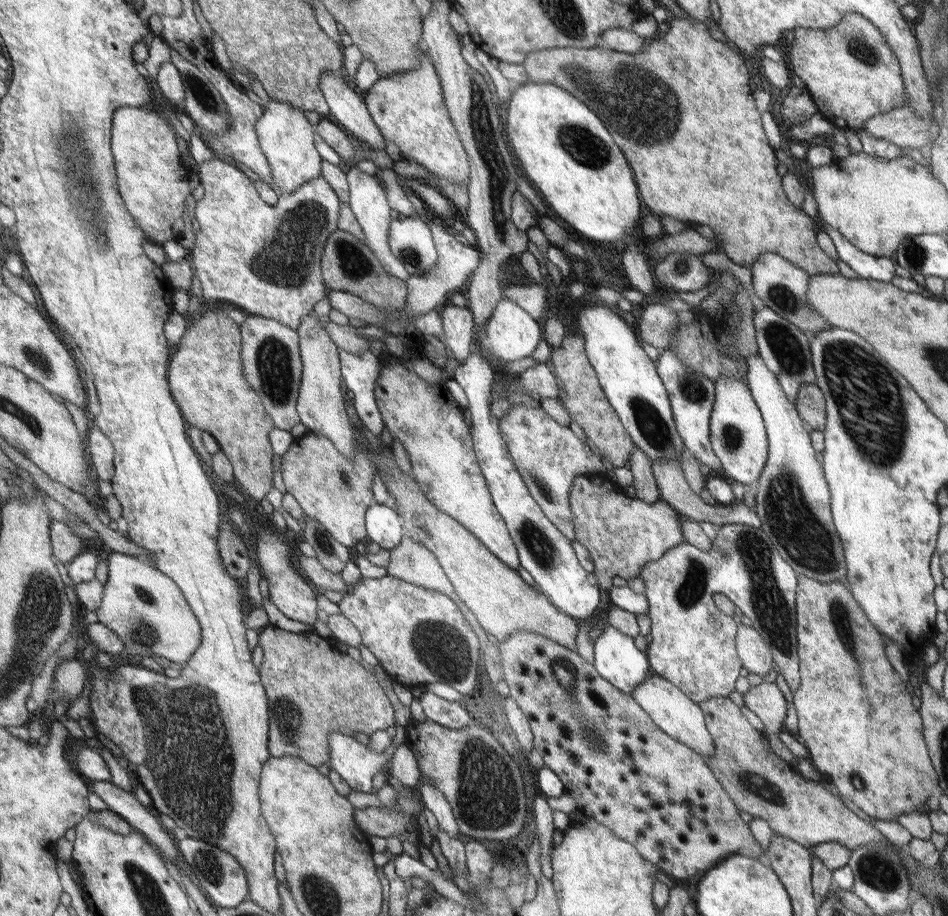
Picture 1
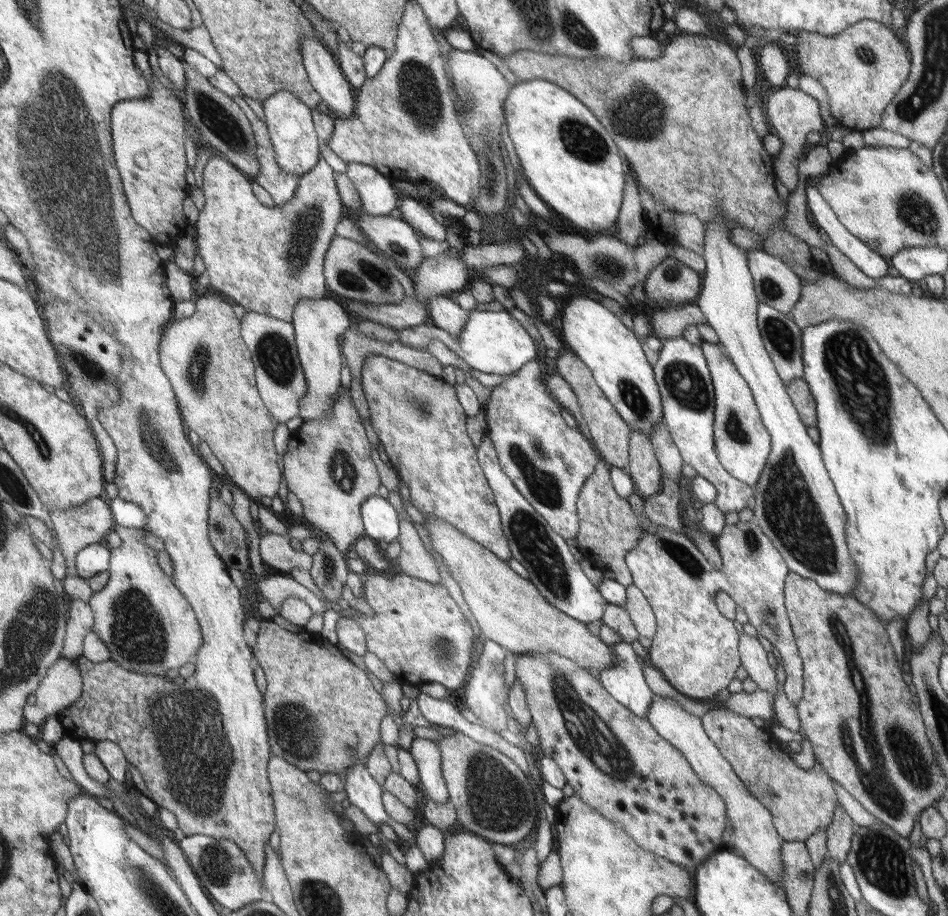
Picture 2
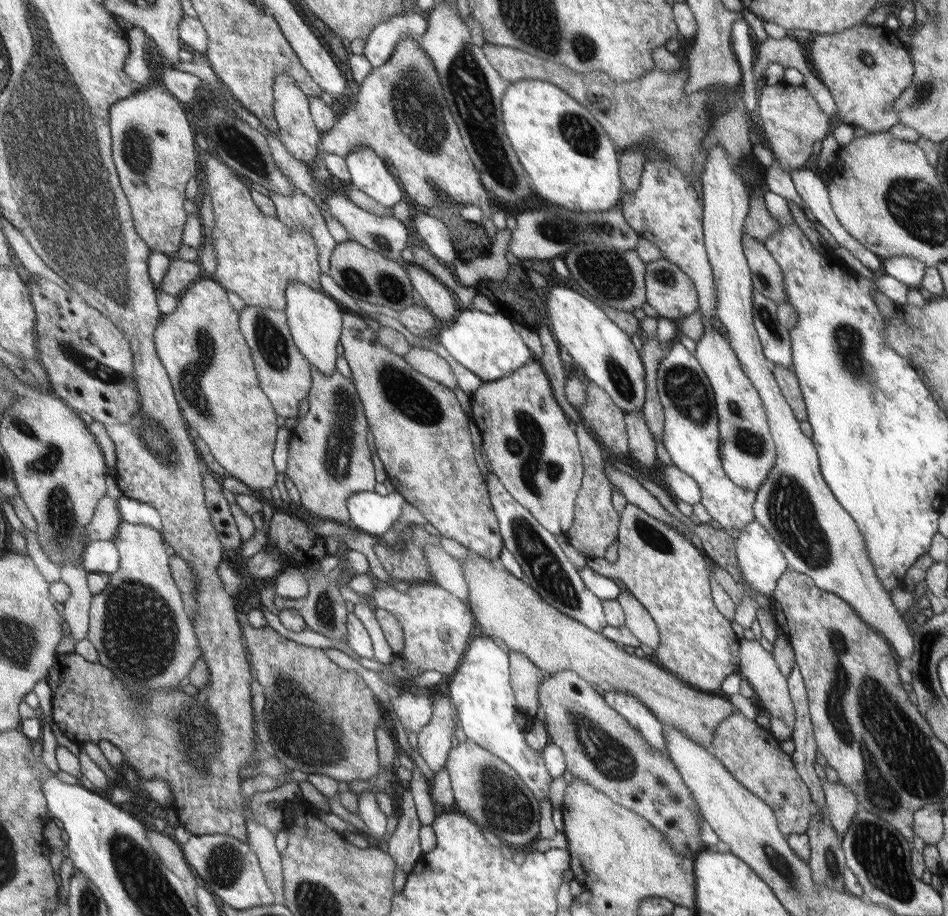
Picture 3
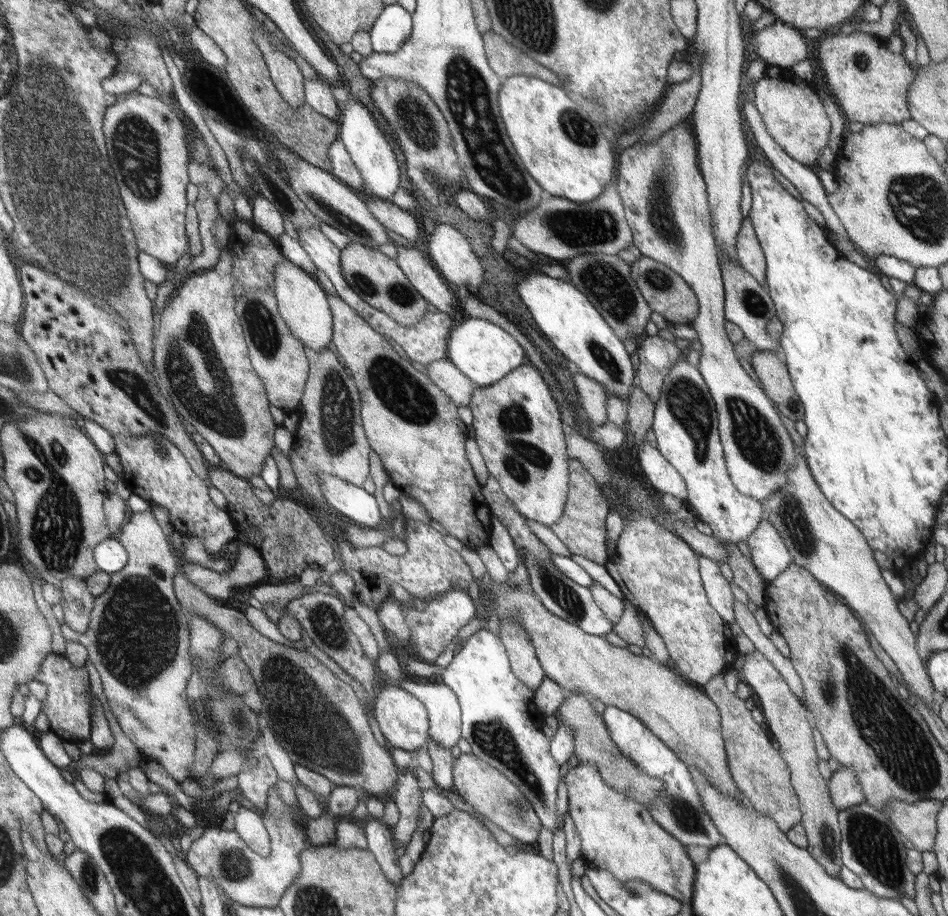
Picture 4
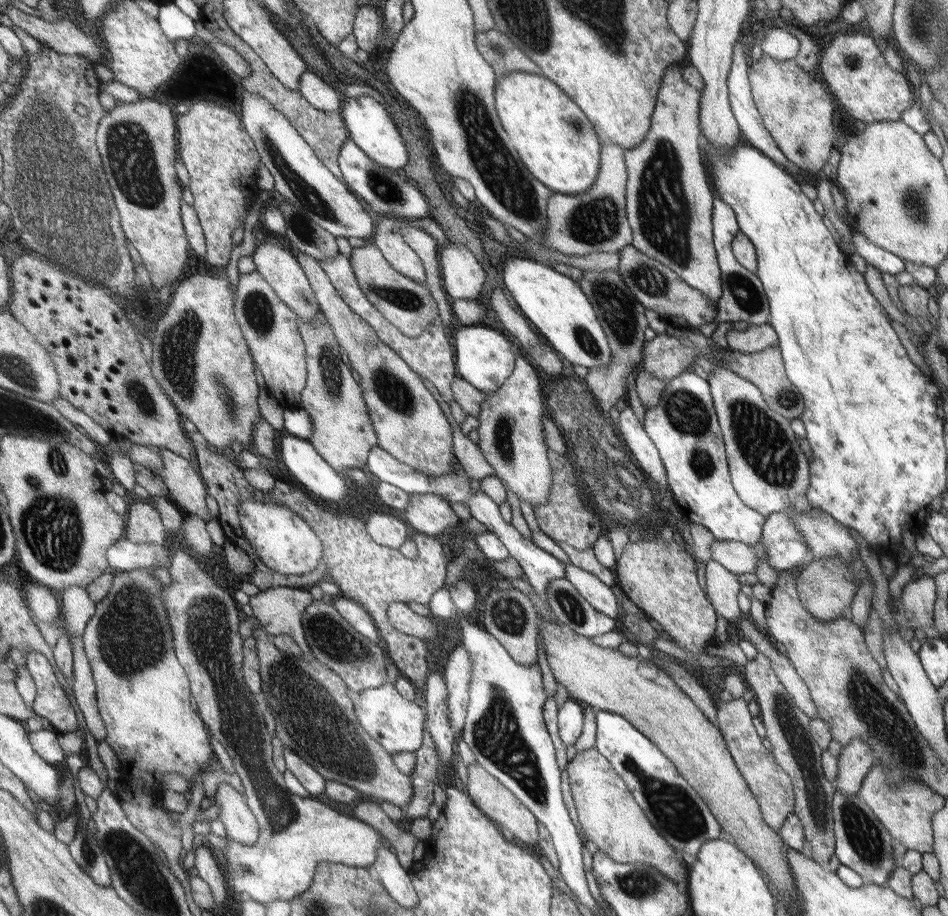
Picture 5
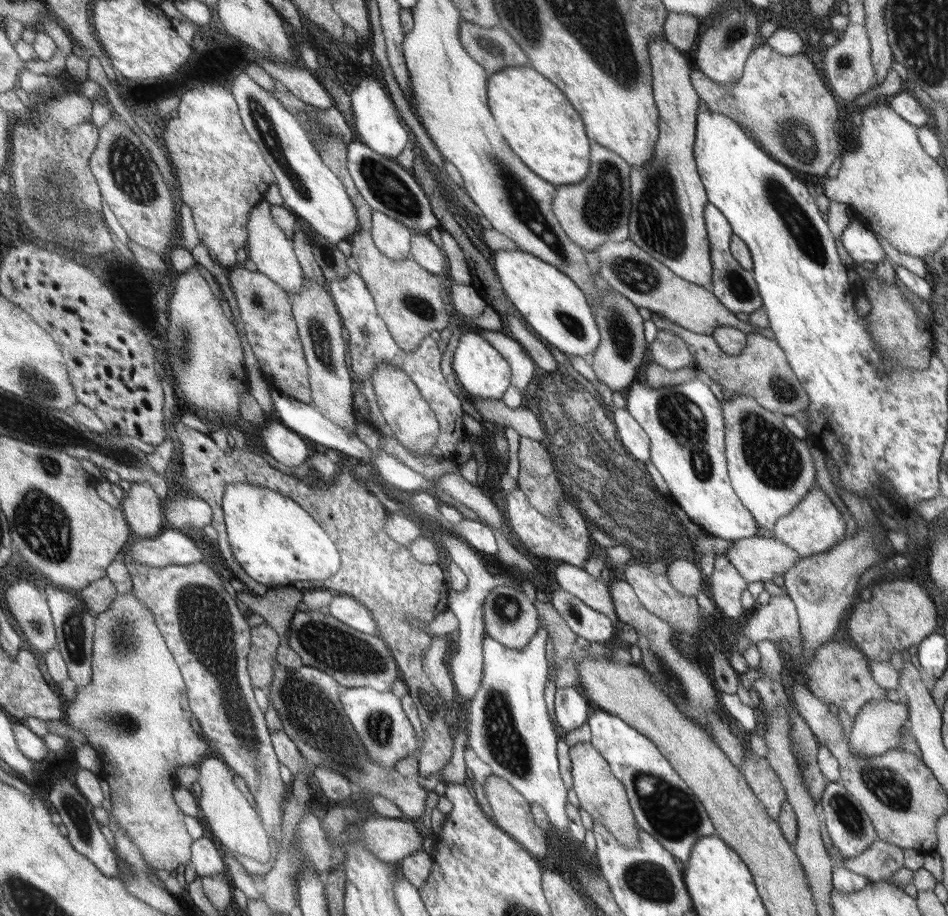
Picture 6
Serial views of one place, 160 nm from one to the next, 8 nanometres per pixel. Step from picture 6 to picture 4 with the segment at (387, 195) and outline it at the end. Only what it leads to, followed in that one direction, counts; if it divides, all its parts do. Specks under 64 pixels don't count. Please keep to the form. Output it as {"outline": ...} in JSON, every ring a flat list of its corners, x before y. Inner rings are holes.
{"outline":[[337,139,334,143,331,143,328,150,328,157,330,158,331,170,327,171,333,171,335,178,343,180,343,182,348,184,349,187,356,188,357,191,360,191,361,194,366,195,366,197,371,196,369,192,365,192,364,180,362,179,360,172,357,170,357,167,353,164,345,145,341,142,341,140]]}

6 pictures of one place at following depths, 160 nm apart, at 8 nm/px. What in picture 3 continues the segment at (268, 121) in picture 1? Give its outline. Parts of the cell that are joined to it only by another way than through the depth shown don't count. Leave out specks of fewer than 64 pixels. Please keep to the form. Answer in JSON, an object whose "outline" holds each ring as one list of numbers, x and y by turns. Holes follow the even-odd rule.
{"outline":[[281,73,274,76,273,109,275,120,280,128,277,137,281,144,293,158,310,167,313,162,311,158,316,154,315,144,320,142,321,132,317,126,313,126,313,122,309,118,310,108,307,108,305,94,298,87,298,84,295,84,295,79,288,74]]}

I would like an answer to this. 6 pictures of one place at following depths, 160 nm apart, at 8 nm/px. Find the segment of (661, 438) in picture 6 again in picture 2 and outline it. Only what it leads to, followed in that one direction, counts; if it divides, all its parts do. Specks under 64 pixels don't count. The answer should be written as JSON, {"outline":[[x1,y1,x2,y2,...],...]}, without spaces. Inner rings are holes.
{"outline":[[683,337,662,340,659,358,653,366,658,391,661,393,662,422,673,444,678,448,682,462,691,466,695,474,709,481,715,488,713,504,721,514,739,512,747,507,753,488,735,480,718,460,713,450,713,389,709,380,709,366,699,345,692,345]]}

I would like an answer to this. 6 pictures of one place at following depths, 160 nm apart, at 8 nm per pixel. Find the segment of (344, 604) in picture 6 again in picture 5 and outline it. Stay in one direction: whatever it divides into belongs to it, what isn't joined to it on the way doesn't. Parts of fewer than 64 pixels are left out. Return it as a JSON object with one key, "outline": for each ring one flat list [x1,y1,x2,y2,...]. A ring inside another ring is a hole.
{"outline":[[338,596,332,600,332,605,341,615,341,618,344,618,347,624,350,624,367,640,375,644,381,643,381,636,378,634,378,629,374,624,373,618,357,601]]}

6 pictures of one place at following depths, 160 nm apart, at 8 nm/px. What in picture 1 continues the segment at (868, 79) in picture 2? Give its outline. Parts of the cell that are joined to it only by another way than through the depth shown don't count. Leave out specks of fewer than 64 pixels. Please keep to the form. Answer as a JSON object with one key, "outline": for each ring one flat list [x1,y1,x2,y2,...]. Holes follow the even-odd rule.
{"outline":[[850,13,827,30,794,28,792,31,791,72,804,82,819,114,833,127,859,129,872,116,904,104,900,62,879,29,864,17]]}

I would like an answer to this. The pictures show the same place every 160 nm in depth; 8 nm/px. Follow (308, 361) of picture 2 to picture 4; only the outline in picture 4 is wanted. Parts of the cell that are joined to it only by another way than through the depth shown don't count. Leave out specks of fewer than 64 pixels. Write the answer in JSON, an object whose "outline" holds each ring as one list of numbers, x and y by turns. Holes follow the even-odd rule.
{"outline":[[279,261,272,268,275,288,273,288,274,297,277,298,278,312,282,320,286,322,287,328,290,328,291,334,298,338,303,346,307,346,313,352,323,352,323,346,331,340,334,334,334,326,331,325,331,310,329,304,325,302,325,292,317,286,317,282,293,266,290,261]]}

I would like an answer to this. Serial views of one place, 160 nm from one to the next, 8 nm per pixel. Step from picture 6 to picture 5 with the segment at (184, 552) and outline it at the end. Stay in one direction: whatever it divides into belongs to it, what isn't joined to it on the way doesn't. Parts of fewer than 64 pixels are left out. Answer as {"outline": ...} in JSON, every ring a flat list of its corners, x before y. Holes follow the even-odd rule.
{"outline":[[124,537,110,548,108,559,111,568,127,573,167,565,169,563,169,552,171,550,167,545,135,544]]}

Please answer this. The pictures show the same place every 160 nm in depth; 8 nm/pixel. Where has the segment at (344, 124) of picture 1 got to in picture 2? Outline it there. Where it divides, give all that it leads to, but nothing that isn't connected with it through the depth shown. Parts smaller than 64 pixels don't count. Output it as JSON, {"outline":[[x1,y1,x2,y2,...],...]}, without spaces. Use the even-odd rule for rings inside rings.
{"outline":[[301,37,298,40,301,48,302,64,310,85,313,86,323,102,327,104,330,114,337,118,349,118,354,113,351,100,350,82,339,72,333,56,315,40]]}

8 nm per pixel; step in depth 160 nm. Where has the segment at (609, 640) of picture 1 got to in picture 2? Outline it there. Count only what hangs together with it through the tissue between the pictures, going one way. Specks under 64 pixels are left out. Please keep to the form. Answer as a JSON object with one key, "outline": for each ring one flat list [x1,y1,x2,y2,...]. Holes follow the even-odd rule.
{"outline":[[623,640,609,647,616,656,616,662,600,672,602,687,629,712,646,719,652,702,658,698,647,687,641,675,643,659,637,657,630,643]]}

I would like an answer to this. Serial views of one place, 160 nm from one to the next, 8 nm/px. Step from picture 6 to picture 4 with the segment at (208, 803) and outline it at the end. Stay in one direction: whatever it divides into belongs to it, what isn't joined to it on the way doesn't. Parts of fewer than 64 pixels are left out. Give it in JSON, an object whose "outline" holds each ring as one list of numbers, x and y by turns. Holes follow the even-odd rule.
{"outline":[[240,807,234,814,234,832,245,842,251,850,259,856,266,857,269,847,267,831,261,823,259,814]]}

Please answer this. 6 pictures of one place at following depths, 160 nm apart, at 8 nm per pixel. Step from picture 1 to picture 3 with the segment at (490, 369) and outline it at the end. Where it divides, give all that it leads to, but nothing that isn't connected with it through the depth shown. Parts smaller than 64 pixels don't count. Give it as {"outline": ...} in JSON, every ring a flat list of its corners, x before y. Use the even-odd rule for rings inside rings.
{"outline":[[487,473,490,505,498,521,498,531,502,535,502,544,514,556,517,565,529,580,529,586,547,604,553,605,559,612,565,613,579,624,586,625,593,632,599,632,605,626,605,613,602,611,602,600,596,597,579,578,579,572,569,564,553,535,547,532,536,520,515,502,514,497,503,488,502,481,493,473]]}

